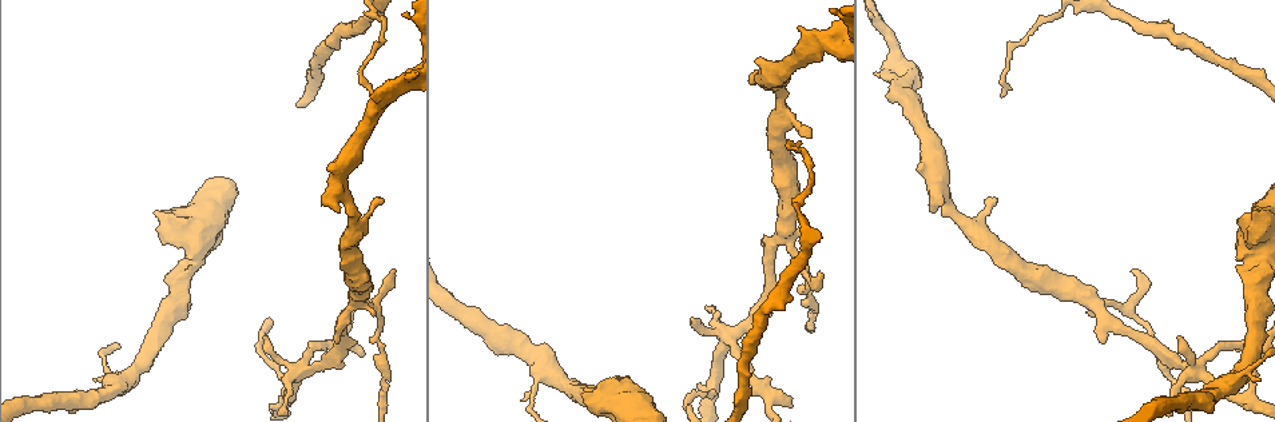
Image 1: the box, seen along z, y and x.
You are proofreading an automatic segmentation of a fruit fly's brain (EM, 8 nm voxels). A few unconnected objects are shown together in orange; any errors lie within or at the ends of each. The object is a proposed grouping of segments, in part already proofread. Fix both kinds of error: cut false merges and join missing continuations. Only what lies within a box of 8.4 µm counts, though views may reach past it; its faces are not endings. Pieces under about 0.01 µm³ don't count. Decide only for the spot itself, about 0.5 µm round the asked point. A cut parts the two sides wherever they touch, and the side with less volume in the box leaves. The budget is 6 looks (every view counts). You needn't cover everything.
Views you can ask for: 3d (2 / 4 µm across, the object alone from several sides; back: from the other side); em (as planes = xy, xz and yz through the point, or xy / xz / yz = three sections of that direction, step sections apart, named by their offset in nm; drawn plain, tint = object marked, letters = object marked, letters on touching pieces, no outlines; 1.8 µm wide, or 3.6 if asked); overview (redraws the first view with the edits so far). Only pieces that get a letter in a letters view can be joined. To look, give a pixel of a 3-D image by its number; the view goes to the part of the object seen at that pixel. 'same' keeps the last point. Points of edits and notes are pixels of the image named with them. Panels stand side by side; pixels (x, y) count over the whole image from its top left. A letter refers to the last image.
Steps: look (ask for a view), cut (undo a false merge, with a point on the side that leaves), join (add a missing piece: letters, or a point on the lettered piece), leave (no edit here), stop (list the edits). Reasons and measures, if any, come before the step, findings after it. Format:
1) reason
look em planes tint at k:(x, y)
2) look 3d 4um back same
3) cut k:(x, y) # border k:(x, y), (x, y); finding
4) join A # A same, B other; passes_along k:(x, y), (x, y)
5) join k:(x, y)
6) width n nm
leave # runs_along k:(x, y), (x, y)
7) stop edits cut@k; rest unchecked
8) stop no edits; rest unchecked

branch stops here
look em xz step 16 letters at 1:(810, 135)

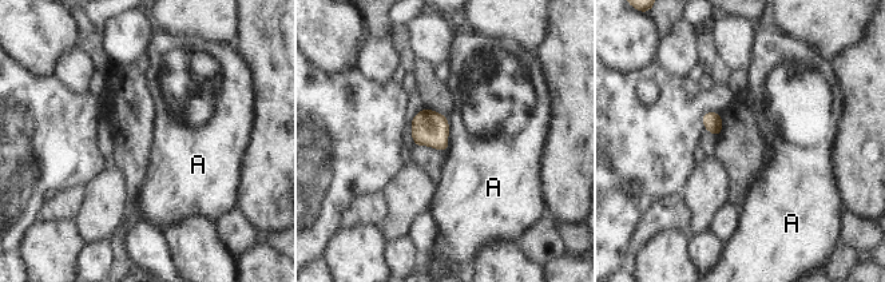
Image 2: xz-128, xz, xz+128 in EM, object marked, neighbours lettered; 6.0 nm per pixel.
width 220 nm
leave # A other; border 2:(447, 116), (449, 127), (448, 150); none of them fits

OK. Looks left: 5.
look em xy step 4 tint at 1:(393, 268)

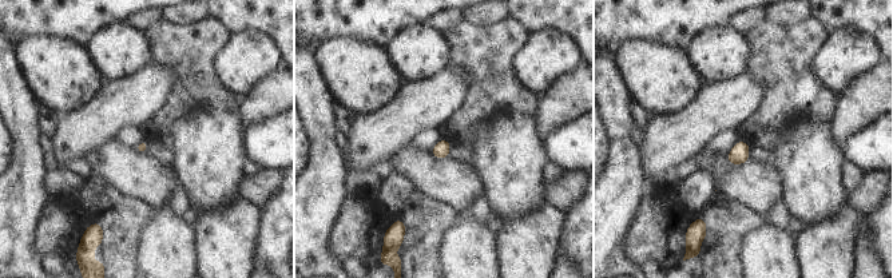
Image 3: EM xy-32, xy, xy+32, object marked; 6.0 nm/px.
look em xz step 16 letters same

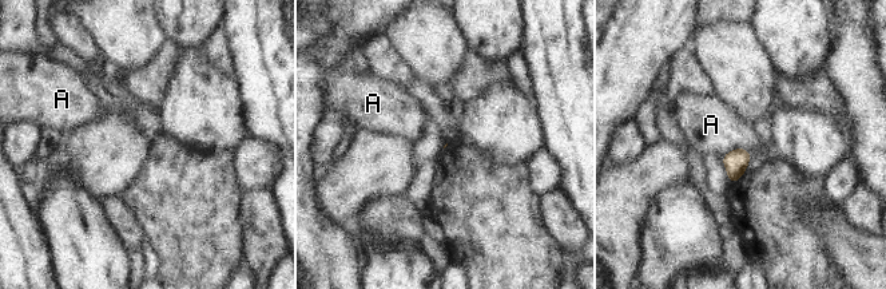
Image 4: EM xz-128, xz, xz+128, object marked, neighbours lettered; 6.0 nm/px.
longest_contact A 170 nm
leave # A other; none of them fits

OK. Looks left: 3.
an open end
look em 3.6um xz step 8 letters at 1:(369, 92)

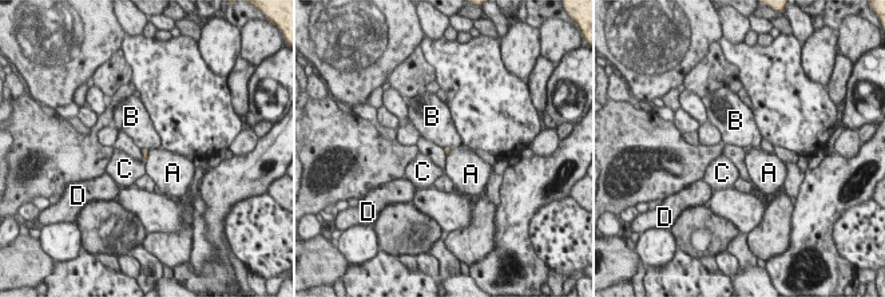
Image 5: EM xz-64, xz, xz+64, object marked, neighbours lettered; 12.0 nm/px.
look em 3.6um planes letters same

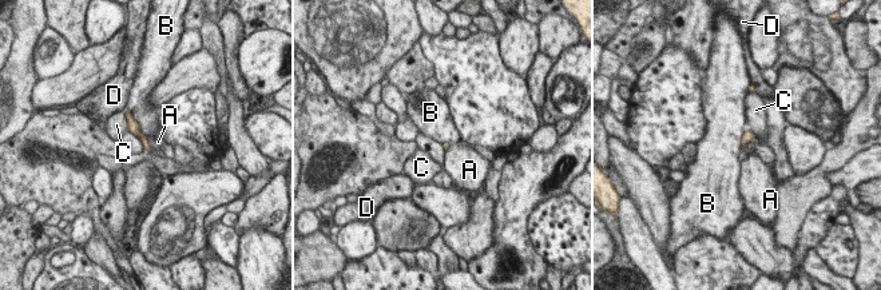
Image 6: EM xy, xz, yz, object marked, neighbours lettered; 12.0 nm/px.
longest_contact B 460 nm
leave # A other, B other, C other, D other; runs_along 6:(129, 115), (133, 127), (147, 146); none of them fits

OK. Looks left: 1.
stop no edits; rest unchecked

